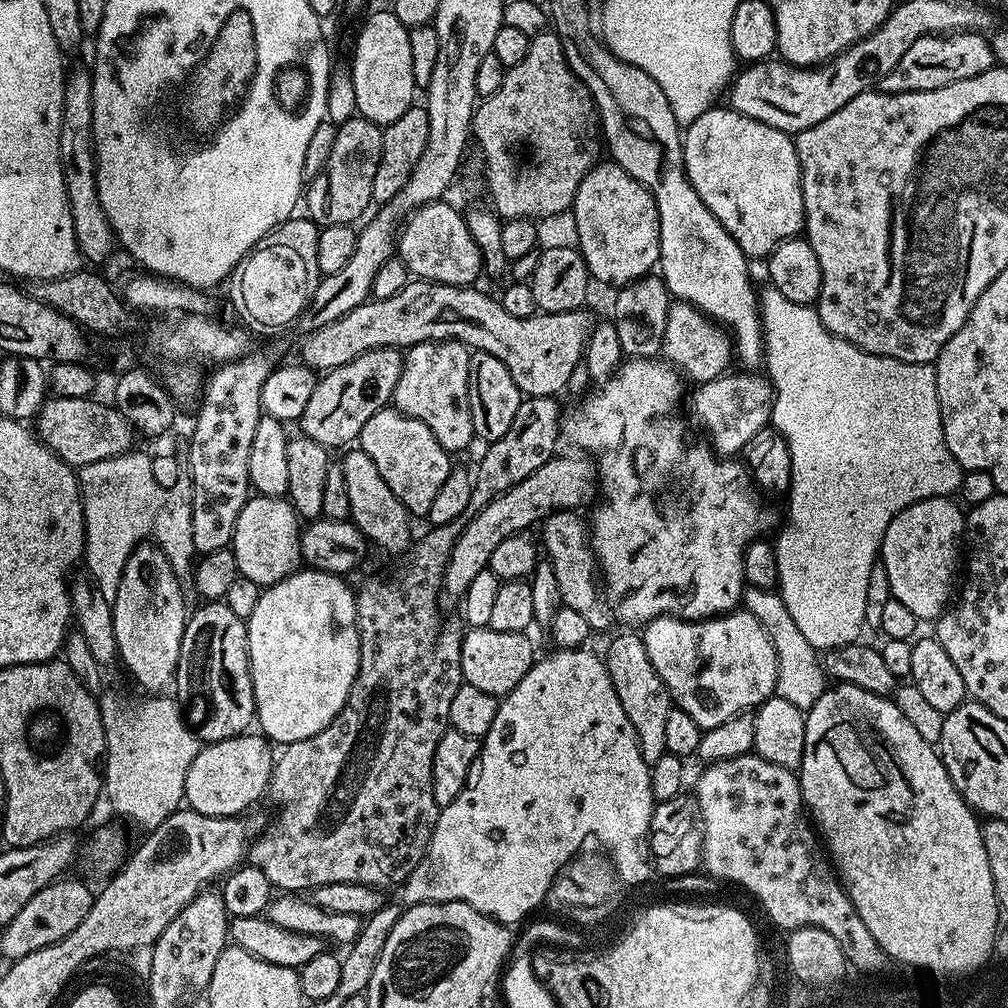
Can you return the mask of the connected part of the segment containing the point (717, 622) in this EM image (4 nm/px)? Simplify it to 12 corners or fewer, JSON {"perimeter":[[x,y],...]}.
{"perimeter":[[733,610],[642,632],[661,682],[707,729],[775,693],[779,658]]}

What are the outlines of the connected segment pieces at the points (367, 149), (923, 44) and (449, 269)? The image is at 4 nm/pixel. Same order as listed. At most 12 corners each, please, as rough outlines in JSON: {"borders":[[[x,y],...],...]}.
{"borders":[[[359,114],[335,131],[328,224],[373,207],[384,149],[376,121]],[[929,34],[902,54],[892,90],[921,92],[997,63],[987,35]],[[421,204],[404,244],[421,277],[475,285],[481,248],[465,217]]]}

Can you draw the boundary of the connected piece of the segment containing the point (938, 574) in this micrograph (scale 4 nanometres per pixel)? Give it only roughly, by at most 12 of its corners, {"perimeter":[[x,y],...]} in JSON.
{"perimeter":[[948,496],[902,509],[880,556],[921,621],[953,599],[964,516]]}

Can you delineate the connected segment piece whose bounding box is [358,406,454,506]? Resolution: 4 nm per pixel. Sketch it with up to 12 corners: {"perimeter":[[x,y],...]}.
{"perimeter":[[375,412],[358,444],[427,506],[454,467],[427,422]]}

